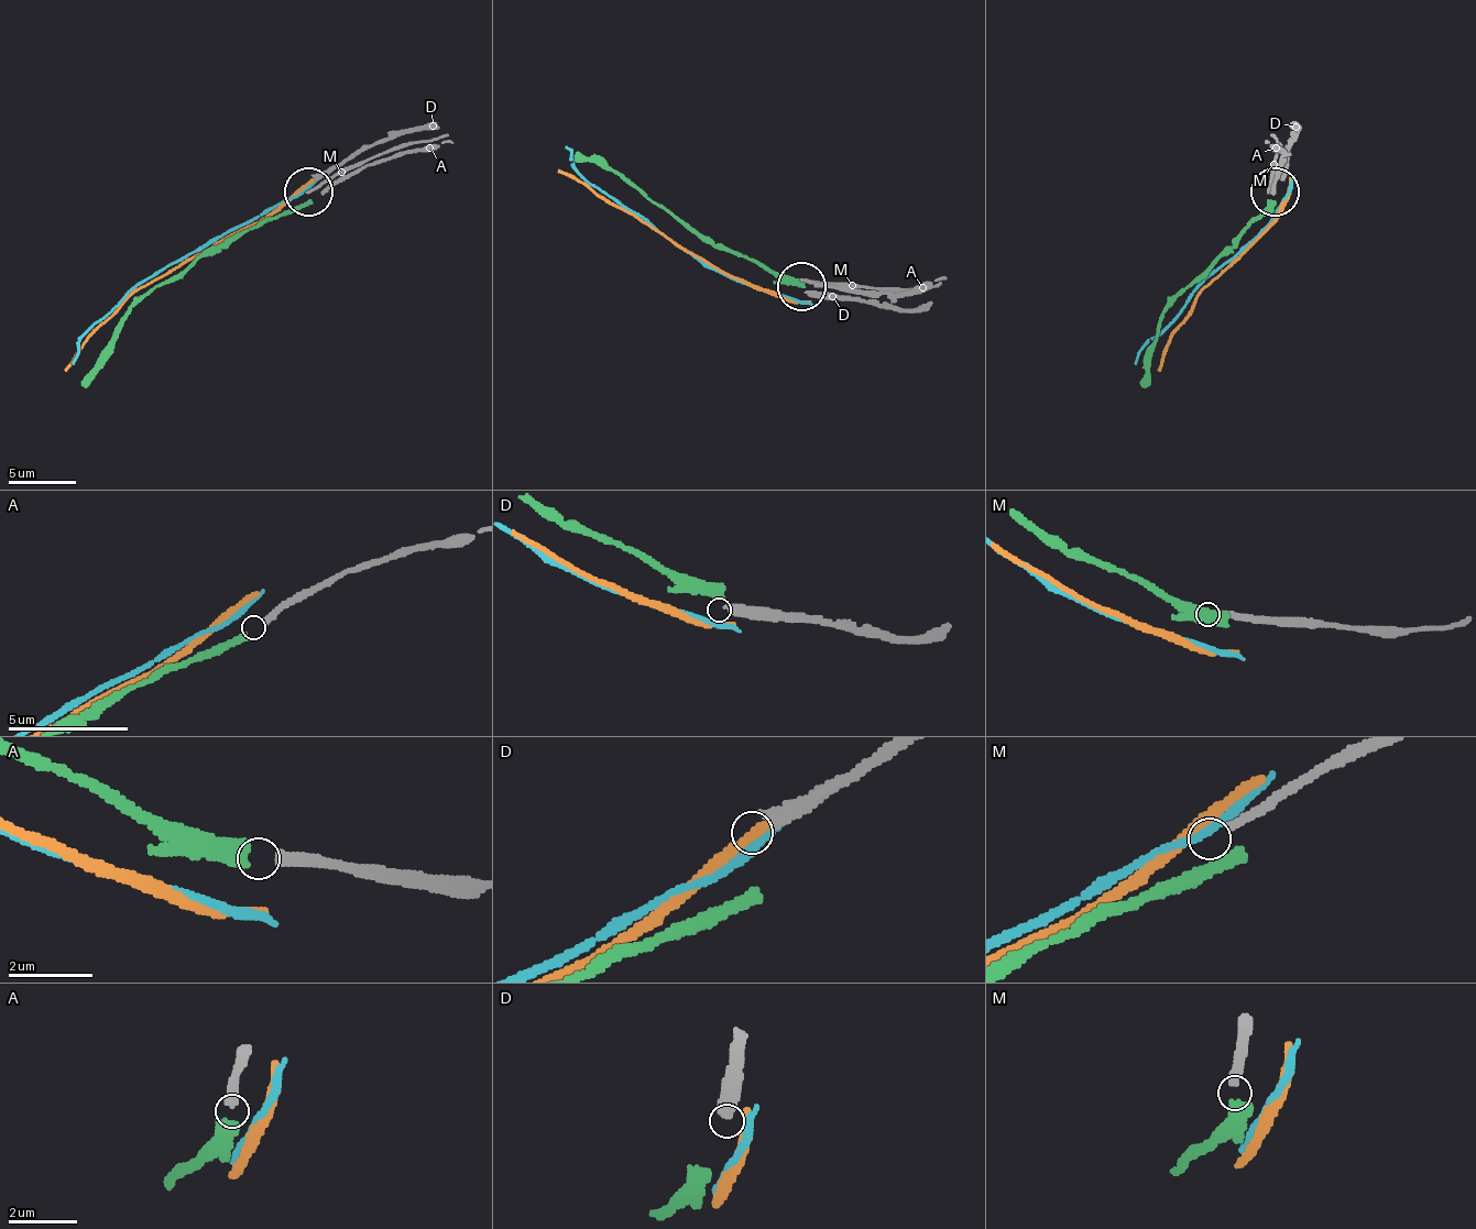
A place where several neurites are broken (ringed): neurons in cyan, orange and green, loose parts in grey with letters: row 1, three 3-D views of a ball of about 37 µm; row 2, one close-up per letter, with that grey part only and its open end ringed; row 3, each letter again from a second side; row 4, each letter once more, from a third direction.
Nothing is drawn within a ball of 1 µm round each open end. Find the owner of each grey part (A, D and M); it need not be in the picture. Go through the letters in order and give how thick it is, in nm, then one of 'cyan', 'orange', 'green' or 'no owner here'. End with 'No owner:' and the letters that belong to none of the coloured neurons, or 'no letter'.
A: 280 nm thick; green
D: 380 nm thick; no owner here
M: 220 nm thick; no owner here
No owner: D, M

